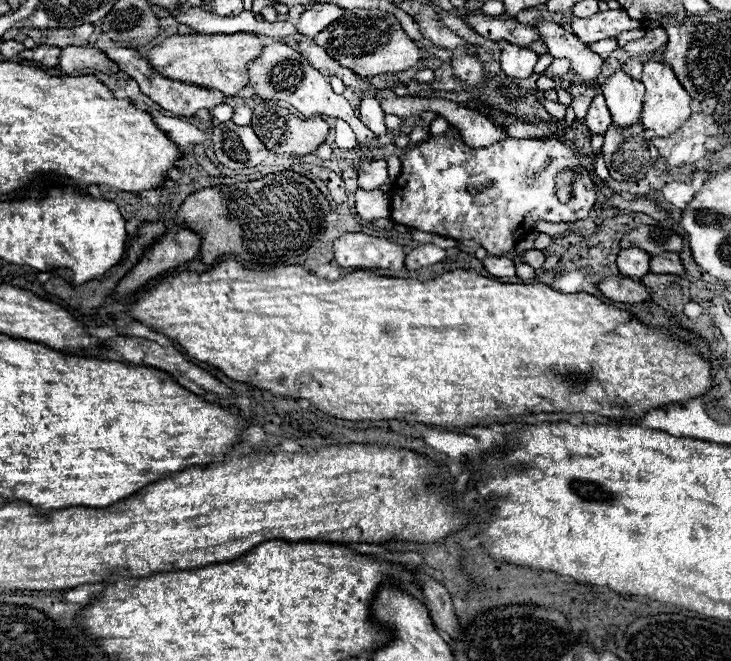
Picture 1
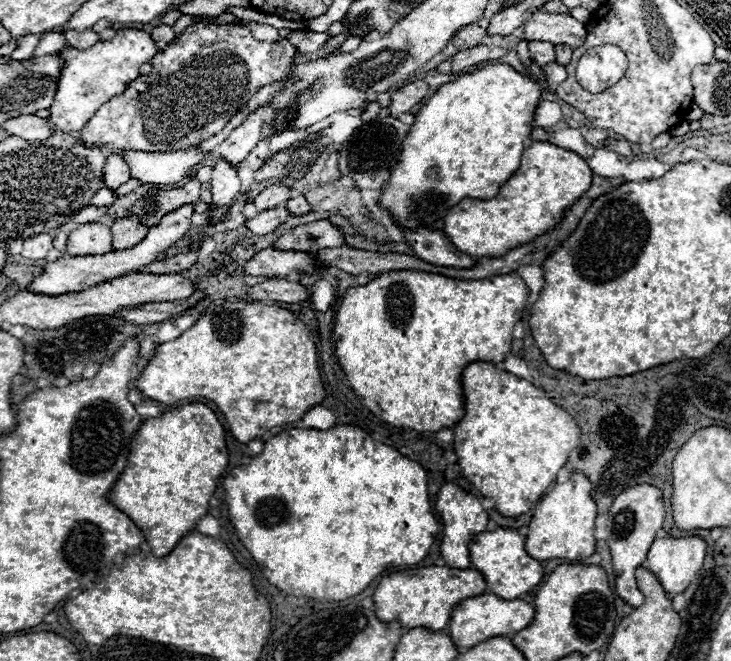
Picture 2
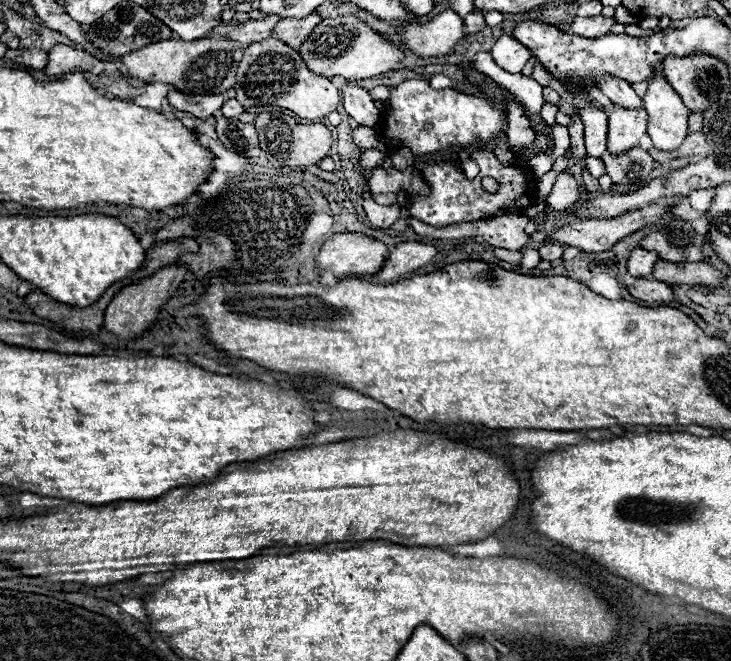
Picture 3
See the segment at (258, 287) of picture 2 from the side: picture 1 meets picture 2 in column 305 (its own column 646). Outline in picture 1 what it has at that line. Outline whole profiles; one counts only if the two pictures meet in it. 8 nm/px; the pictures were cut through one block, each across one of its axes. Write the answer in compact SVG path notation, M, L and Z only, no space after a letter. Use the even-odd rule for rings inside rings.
M610 276L598 284L602 294L614 302L646 302L650 300L650 290L632 278L626 276Z

